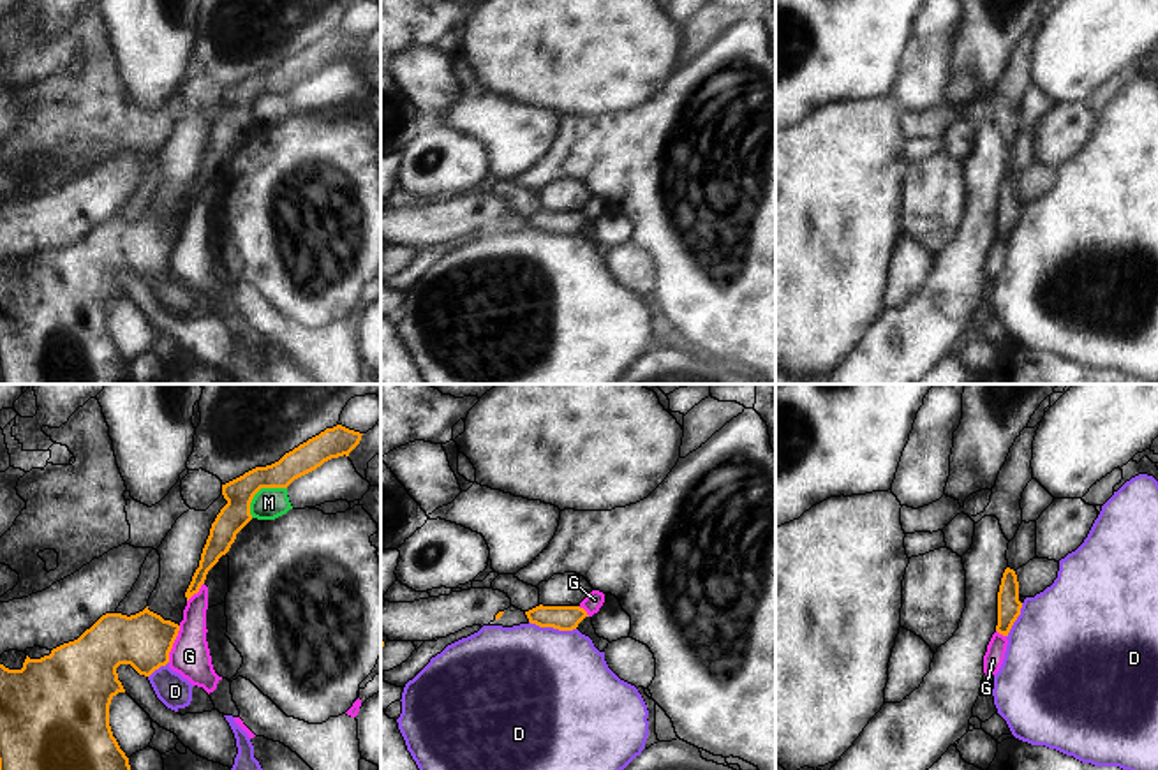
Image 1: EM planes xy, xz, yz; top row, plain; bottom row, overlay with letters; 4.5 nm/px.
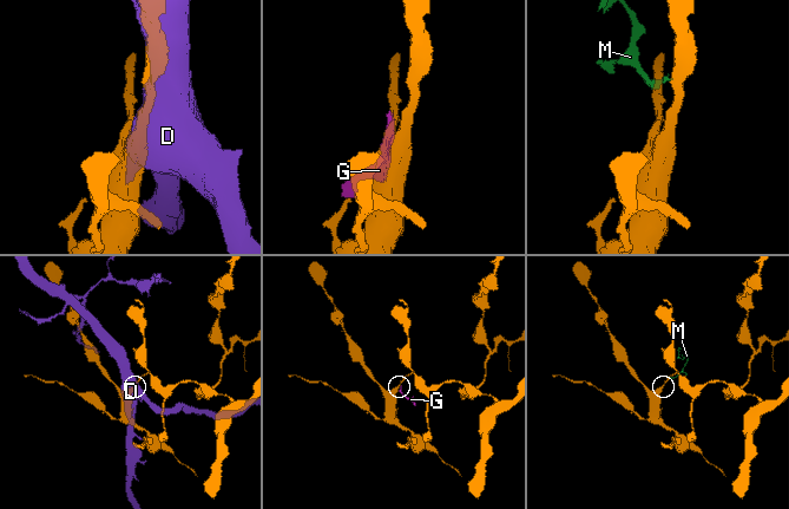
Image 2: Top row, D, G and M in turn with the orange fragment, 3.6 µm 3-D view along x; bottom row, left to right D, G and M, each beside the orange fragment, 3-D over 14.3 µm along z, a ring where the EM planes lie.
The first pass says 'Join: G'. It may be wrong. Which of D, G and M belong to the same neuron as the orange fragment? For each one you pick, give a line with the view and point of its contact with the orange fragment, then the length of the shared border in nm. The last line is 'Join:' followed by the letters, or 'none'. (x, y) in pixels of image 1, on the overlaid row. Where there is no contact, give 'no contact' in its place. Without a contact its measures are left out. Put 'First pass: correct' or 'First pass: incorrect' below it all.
Join: none
First pass: incorrect

